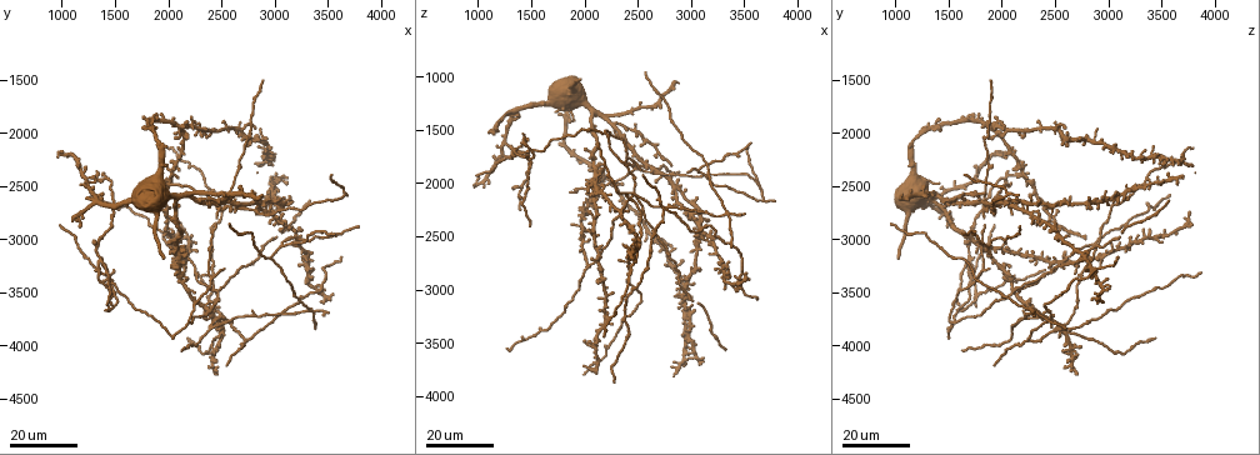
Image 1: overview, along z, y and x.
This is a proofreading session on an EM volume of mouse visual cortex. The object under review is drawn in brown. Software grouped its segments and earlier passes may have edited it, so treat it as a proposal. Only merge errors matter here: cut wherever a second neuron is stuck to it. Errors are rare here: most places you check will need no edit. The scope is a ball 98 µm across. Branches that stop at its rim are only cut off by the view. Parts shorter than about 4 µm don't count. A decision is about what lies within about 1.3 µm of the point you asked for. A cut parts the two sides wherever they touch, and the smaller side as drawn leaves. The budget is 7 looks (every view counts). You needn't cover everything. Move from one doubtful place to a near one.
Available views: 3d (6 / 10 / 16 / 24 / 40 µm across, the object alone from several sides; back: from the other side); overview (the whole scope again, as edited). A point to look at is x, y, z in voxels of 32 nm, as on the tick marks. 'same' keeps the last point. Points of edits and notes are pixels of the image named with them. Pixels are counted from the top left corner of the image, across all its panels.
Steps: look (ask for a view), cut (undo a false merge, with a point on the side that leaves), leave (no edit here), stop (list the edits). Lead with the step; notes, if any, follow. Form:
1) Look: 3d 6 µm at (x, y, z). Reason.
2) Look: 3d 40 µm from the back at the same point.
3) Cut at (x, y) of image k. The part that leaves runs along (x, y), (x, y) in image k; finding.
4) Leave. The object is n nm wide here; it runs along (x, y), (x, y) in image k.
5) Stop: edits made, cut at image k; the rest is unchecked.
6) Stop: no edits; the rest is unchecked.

Look: 3d 24 µm at (2160, 3200, 2600). Two arms in line, one across.

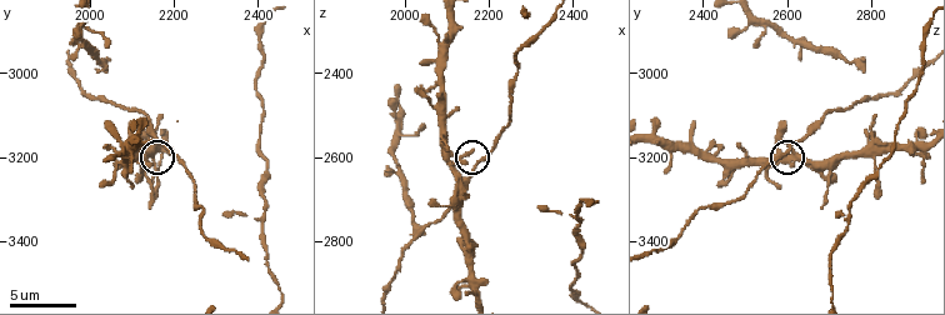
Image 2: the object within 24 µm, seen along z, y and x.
Look: 3d 6 µm at (2180, 3170, 2610).

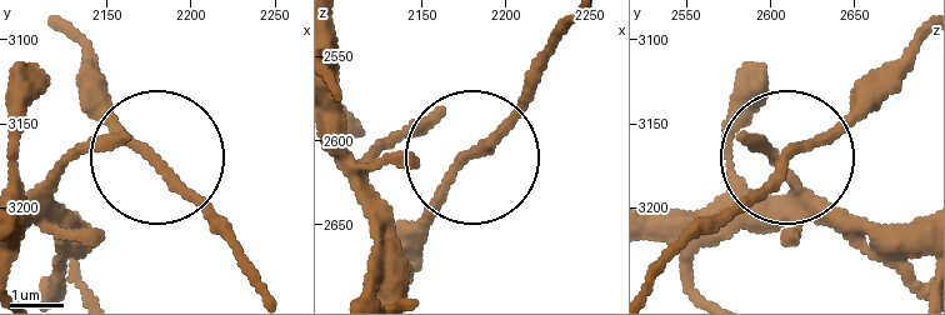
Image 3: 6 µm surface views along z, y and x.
Leave. 3 arms meet here; one neuron here.

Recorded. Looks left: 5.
Look: 3d 24 µm at (3360, 3660, 2300). Looks like a crossing.

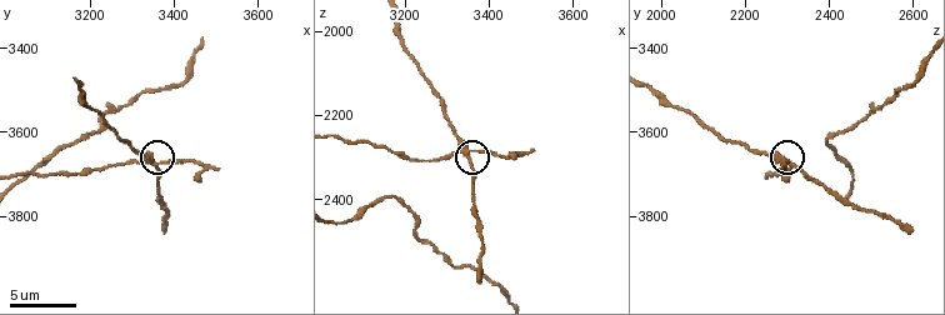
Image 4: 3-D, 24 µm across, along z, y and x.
Look: 3d 10 µm at (3340, 3660, 2275).

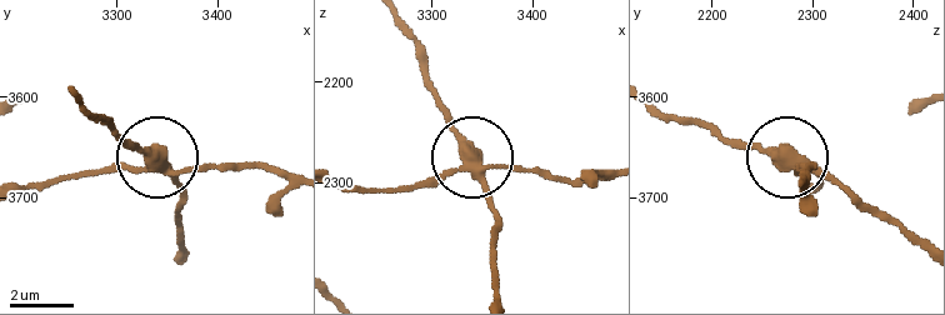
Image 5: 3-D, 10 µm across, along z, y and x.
Cut at (136, 151) of image 5. The part that leaves runs along (478, 165), (405, 23) in image 5; two neurons meet here.

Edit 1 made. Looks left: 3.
Look: 3d 24 µm at (2400, 3340, 1780). A fork.

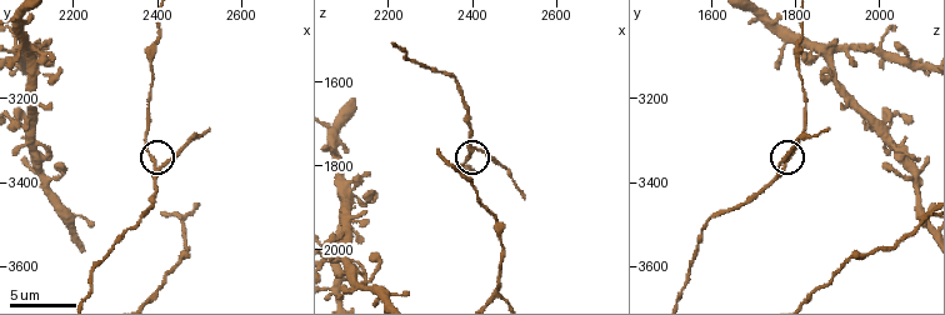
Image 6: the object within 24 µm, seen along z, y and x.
Look: 3d 6 µm at (2405, 3370, 1765).

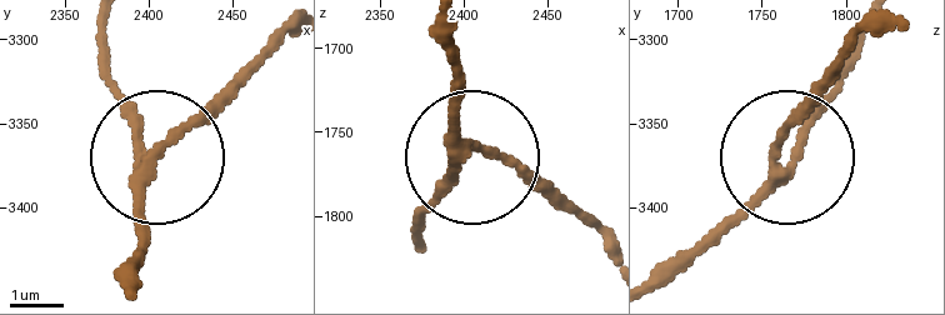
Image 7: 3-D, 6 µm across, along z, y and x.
Leave. 3 arms meet here; it runs along (440, 24), (463, 141), (508, 154), (584, 221) in image 7; one neuron here.

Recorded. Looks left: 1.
Stop: edits made, cut at image 5; the rest is unchecked.

